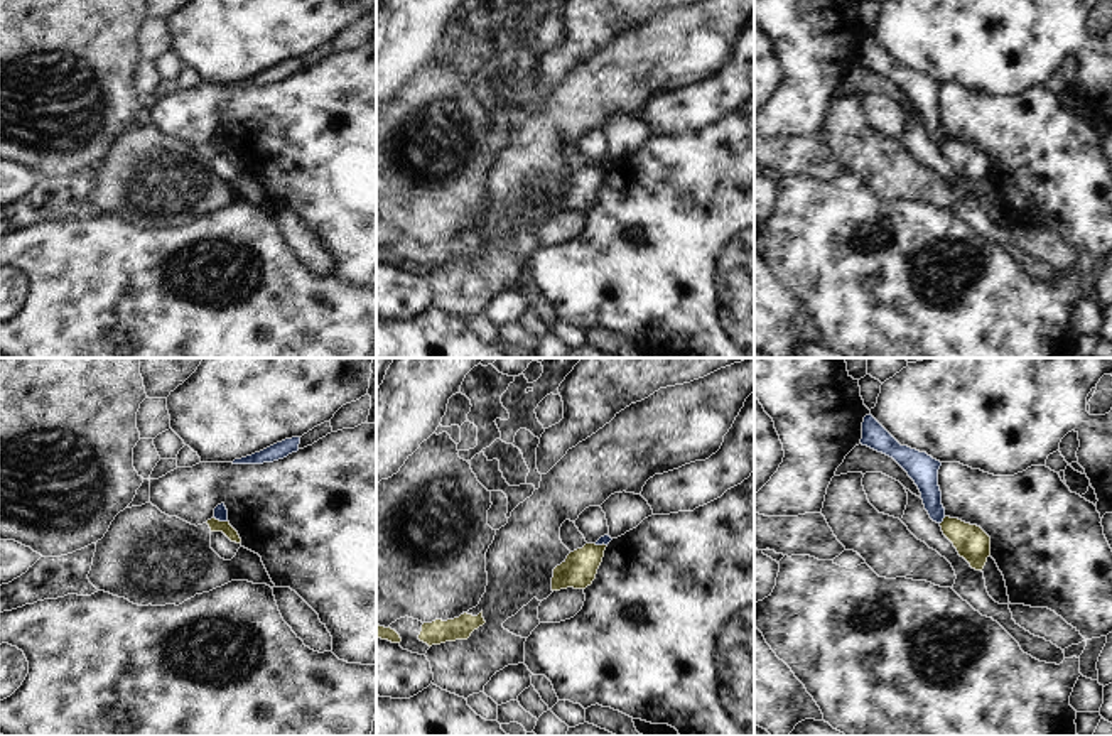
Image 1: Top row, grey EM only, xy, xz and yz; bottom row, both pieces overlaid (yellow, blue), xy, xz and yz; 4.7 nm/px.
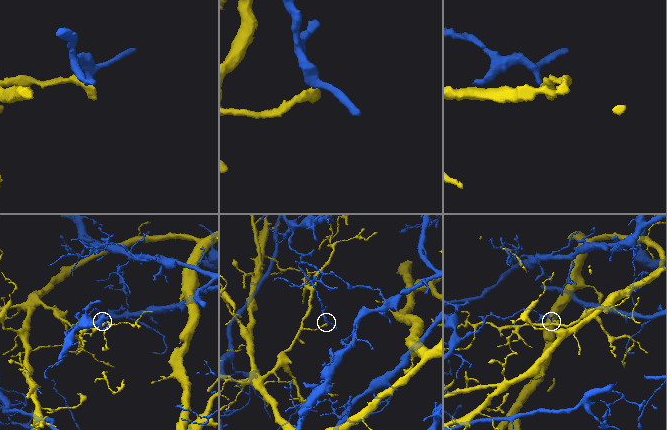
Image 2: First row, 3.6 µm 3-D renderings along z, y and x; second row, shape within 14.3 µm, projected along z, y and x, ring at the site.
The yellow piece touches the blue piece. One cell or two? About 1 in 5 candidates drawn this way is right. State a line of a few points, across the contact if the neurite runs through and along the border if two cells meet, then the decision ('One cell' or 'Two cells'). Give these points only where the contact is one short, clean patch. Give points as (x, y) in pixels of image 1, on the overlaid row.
Two cells.

